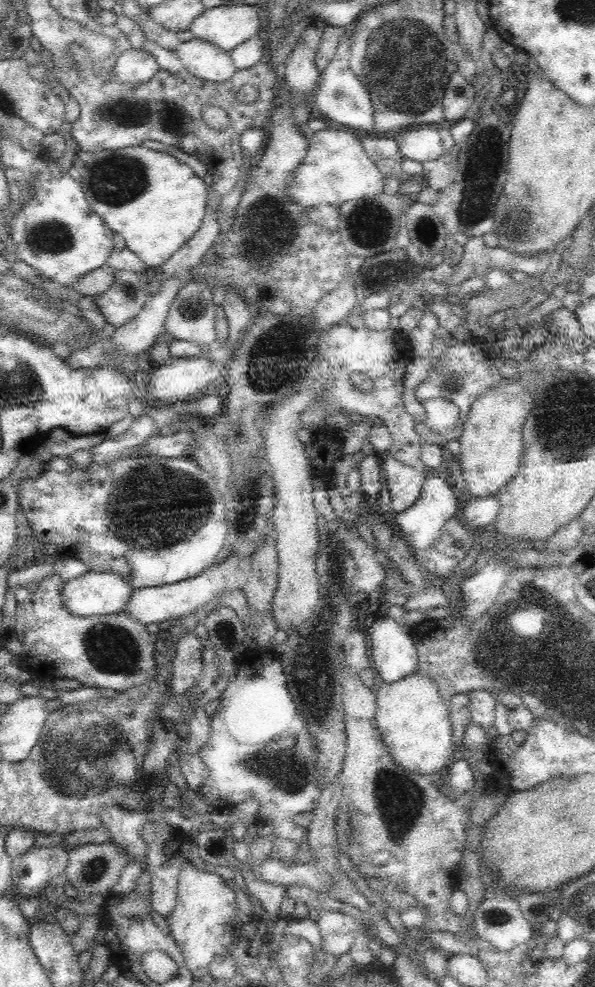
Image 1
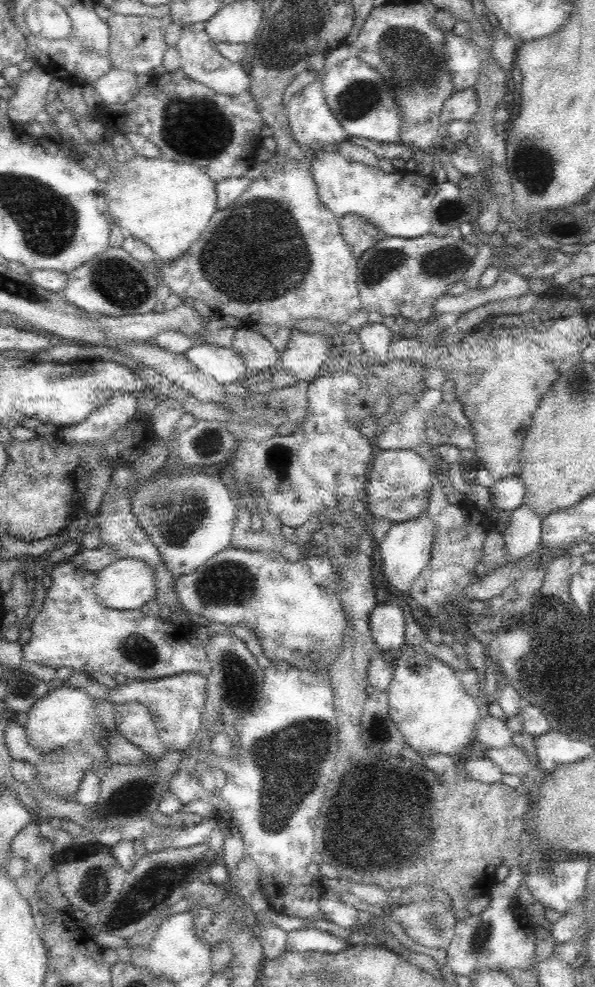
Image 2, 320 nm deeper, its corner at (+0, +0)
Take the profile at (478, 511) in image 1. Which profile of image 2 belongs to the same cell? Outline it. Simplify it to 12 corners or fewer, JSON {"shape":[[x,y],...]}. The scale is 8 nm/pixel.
{"shape":[[516,475],[489,488],[491,508],[523,506],[524,483]]}

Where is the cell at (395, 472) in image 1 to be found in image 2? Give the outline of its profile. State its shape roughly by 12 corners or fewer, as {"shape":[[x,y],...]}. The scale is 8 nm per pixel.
{"shape":[[414,450],[372,456],[366,506],[375,520],[419,518],[432,465]]}

